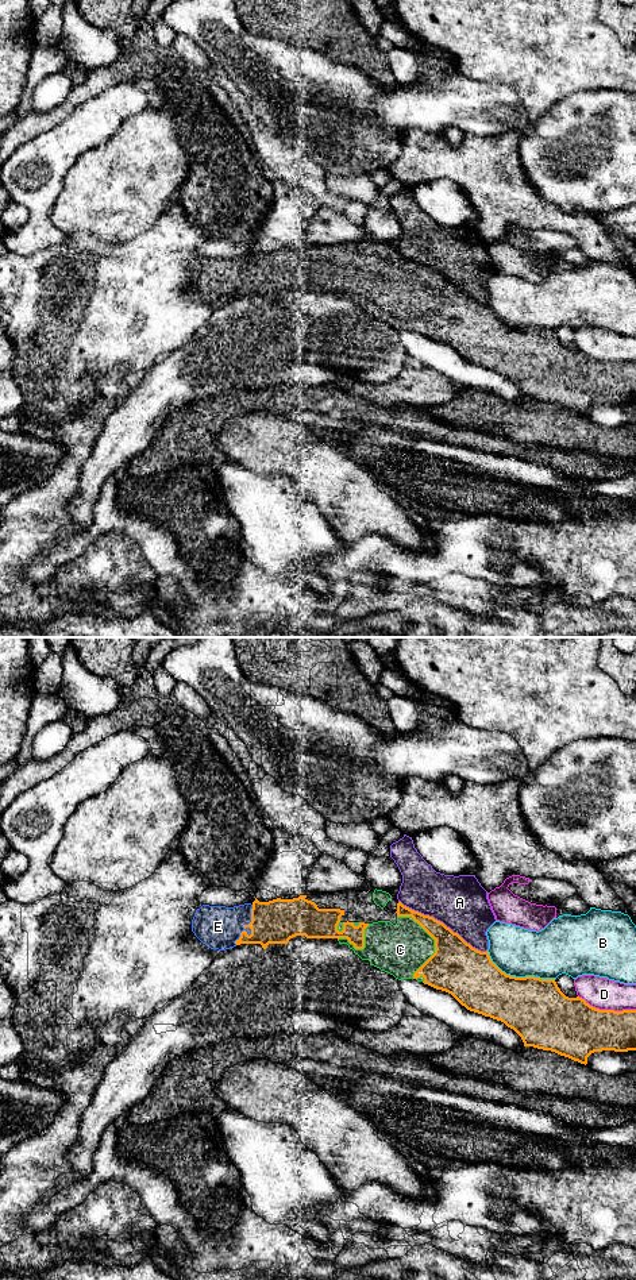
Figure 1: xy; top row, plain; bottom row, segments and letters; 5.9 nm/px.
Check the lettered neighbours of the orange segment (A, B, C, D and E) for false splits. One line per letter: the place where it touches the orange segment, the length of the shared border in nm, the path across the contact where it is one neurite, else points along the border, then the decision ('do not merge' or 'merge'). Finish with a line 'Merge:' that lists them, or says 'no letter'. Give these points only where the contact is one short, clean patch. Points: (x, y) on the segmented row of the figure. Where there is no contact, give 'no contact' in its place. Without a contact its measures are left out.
A: xy (442, 922) | 600 nm | do not merge
B: xy (519, 978) | 440 nm | do not merge
C: xy (435, 941) | 380 nm | merge
D: xy (606, 1010) | 360 nm | do not merge
E: xy (247, 925) | 260 nm | across xy (277, 921), (247, 925), (218, 926) | merge
Merge: C, E

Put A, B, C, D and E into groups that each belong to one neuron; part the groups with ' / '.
A / B / C E / D

